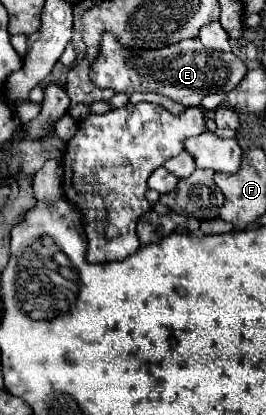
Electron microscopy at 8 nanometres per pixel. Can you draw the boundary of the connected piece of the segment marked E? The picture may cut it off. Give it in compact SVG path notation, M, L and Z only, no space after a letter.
M103 35L101 57L91 67L91 79L101 89L113 89L117 93L161 93L177 103L183 103L185 107L199 105L209 93L227 93L235 89L245 73L247 65L243 59L233 53L207 49L199 43L199 39L173 43L171 47L155 51L127 51L127 47L119 47L111 35Z

